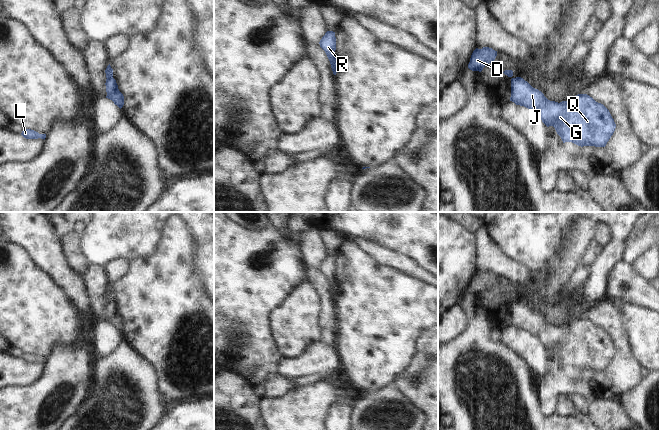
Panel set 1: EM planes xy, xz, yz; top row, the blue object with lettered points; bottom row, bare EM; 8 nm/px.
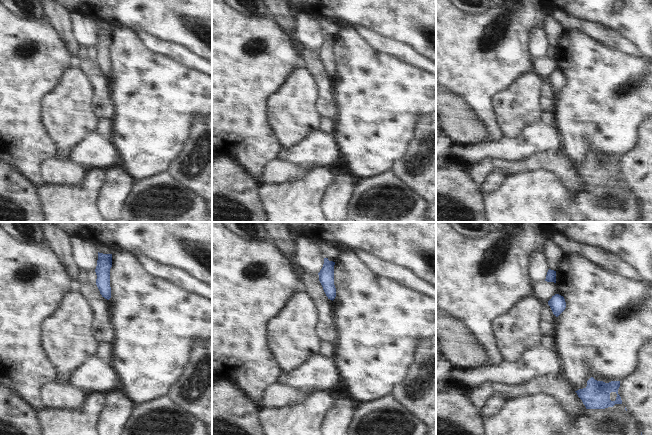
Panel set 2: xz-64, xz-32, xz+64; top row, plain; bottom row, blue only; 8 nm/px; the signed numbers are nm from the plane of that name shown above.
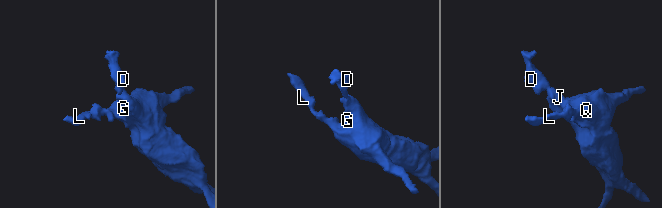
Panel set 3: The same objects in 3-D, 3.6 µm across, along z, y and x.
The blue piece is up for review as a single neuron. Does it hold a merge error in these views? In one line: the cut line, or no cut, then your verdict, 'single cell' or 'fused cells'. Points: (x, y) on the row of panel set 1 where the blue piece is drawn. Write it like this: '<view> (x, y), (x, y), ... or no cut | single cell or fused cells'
xy (112, 76), (107, 78) | fused cells

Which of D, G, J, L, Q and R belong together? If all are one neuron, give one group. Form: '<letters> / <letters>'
D R / G J L Q

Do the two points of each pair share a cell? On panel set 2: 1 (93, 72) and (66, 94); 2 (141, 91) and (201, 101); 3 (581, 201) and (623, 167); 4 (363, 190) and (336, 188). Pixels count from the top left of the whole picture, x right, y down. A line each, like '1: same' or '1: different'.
1: different
2: same
3: different
4: different

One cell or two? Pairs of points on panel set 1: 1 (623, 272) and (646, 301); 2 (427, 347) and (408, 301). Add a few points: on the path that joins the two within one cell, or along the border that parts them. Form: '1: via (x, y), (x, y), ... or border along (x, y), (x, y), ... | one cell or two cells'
1: via (627, 279), (641, 294) | one cell
2: border along (421, 333), (419, 336) | two cells

